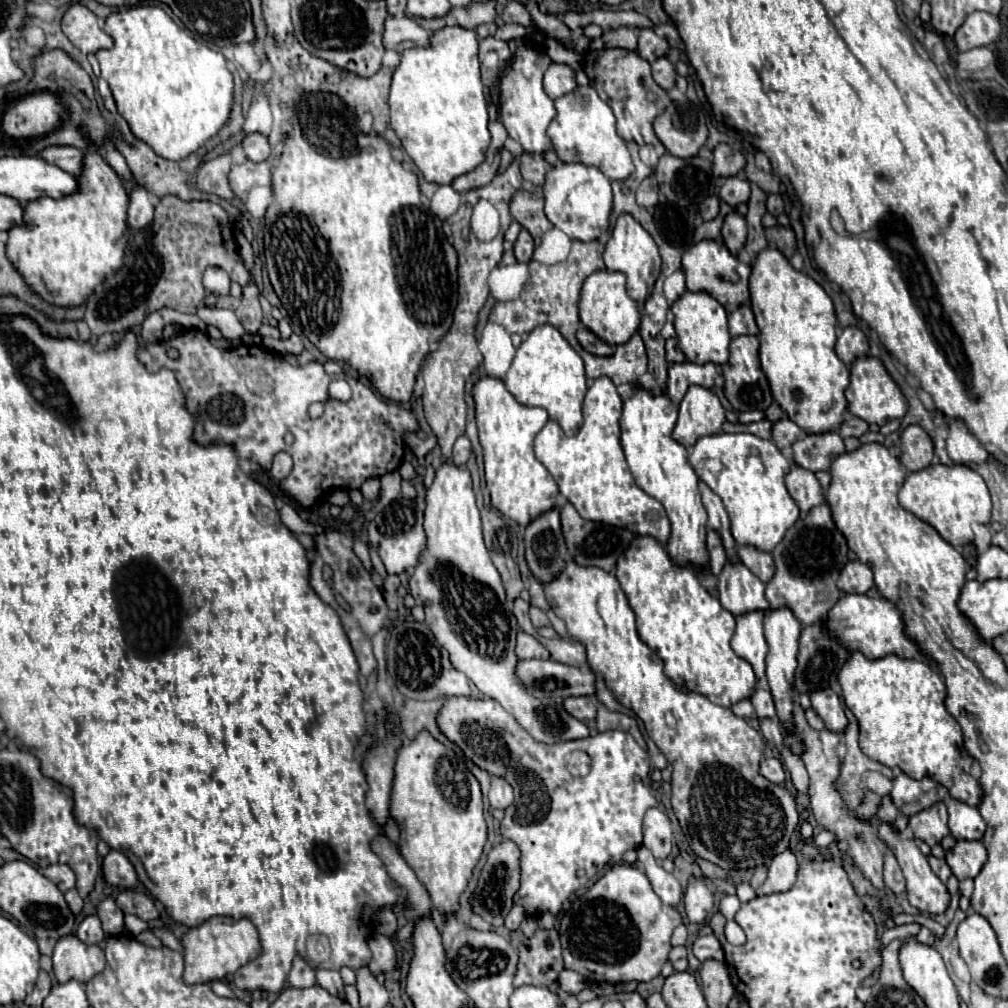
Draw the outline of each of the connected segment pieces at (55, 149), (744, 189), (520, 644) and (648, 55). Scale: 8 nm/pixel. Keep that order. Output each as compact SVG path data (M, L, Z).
M47 146L39 152L39 156L43 156L43 160L51 160L51 164L59 164L59 168L75 176L81 172L83 150L77 150L73 146Z
M739 176L727 178L727 182L719 190L719 198L725 200L733 208L741 202L747 202L749 200L749 182Z
M517 632L517 658L519 660L533 660L533 658L539 658L539 660L549 660L549 652L547 648L531 634L525 634L525 632Z
M643 28L639 30L639 46L637 46L637 54L643 56L645 60L653 62L661 56L665 56L669 50L669 44L663 36L657 36L653 28Z

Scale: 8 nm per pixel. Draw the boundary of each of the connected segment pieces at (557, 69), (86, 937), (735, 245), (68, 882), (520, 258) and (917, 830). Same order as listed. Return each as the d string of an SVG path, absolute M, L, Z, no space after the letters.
M553 62L545 72L545 92L555 100L567 92L571 92L577 86L575 72L567 64Z
M87 916L87 918L79 924L75 936L77 936L81 942L85 942L85 944L101 944L101 942L105 940L105 934L103 934L103 930L101 930L101 922L99 922L97 916Z
M737 212L725 216L721 234L723 234L723 242L727 244L731 254L737 254L739 250L743 250L745 240L747 240L747 224L745 224L743 216L739 216Z
M51 864L43 870L43 874L61 890L61 892L67 892L75 886L75 874L69 866L65 864Z
M521 230L517 242L515 242L515 258L517 262L523 262L523 264L529 264L531 262L531 256L533 256L533 238L527 230Z
M937 802L915 816L909 818L909 828L913 830L915 838L927 842L929 846L935 846L941 842L943 836L949 834L947 826L947 808L943 802Z

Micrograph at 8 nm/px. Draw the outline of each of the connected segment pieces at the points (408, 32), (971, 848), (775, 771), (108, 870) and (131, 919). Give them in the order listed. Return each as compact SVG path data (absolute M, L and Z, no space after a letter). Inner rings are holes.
M389 16L385 20L383 46L403 52L409 46L427 46L429 32L425 32L411 16Z
M959 840L955 848L951 848L945 856L951 872L957 876L957 880L975 878L983 864L987 862L987 850L983 842L965 842Z
M763 758L759 772L761 772L763 778L767 778L773 784L781 784L785 780L783 766L781 766L781 762L777 758Z
M111 850L103 858L103 872L105 872L105 880L119 888L135 888L139 882L133 864L119 850Z
M125 913L125 927L133 936L139 935L141 932L149 929L149 924L142 921L135 915Z

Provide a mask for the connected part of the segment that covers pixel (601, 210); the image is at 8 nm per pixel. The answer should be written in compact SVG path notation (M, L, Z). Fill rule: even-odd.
M559 164L553 166L545 182L541 186L543 198L545 198L545 214L549 222L563 230L569 238L575 240L597 240L601 238L609 228L609 214L611 214L611 182L609 178L593 166L583 164Z

